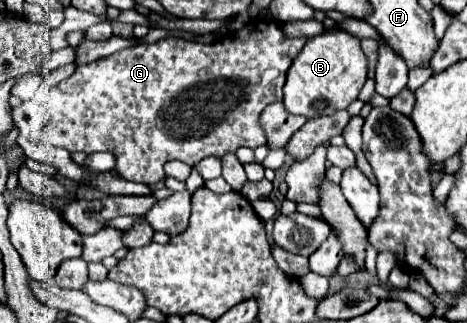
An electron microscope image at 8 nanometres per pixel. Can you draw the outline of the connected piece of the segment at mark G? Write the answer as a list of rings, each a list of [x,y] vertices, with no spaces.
[[[252,19],[250,23],[246,23],[240,31],[232,33],[230,37],[224,37],[220,41],[214,41],[214,43],[196,43],[196,41],[184,41],[184,39],[176,39],[176,37],[166,37],[162,41],[156,41],[152,45],[136,45],[136,47],[130,47],[130,49],[124,49],[124,51],[118,51],[110,57],[102,57],[98,61],[92,61],[92,63],[86,63],[86,65],[76,65],[76,71],[70,79],[62,81],[58,86],[51,90],[49,100],[47,104],[42,106],[40,110],[40,102],[32,102],[32,97],[35,91],[33,83],[30,83],[26,87],[26,97],[21,99],[23,103],[26,103],[26,120],[31,122],[35,128],[35,140],[26,144],[25,147],[62,147],[70,153],[76,153],[76,151],[84,151],[84,153],[94,153],[94,151],[110,151],[116,155],[116,171],[128,179],[128,181],[138,181],[138,183],[146,183],[146,185],[152,185],[152,183],[158,183],[164,179],[164,163],[166,161],[172,161],[172,159],[180,159],[188,165],[196,165],[200,163],[204,157],[208,155],[218,155],[222,157],[224,153],[228,151],[236,151],[238,147],[250,147],[250,149],[256,149],[260,145],[266,143],[266,137],[264,137],[264,131],[258,127],[258,117],[260,113],[264,111],[266,105],[274,103],[274,101],[282,101],[282,87],[284,87],[284,81],[286,81],[286,71],[290,67],[290,63],[294,61],[294,57],[300,53],[300,49],[304,47],[304,43],[308,41],[310,37],[288,37],[284,27],[278,23],[278,21],[264,21],[264,19]]]

